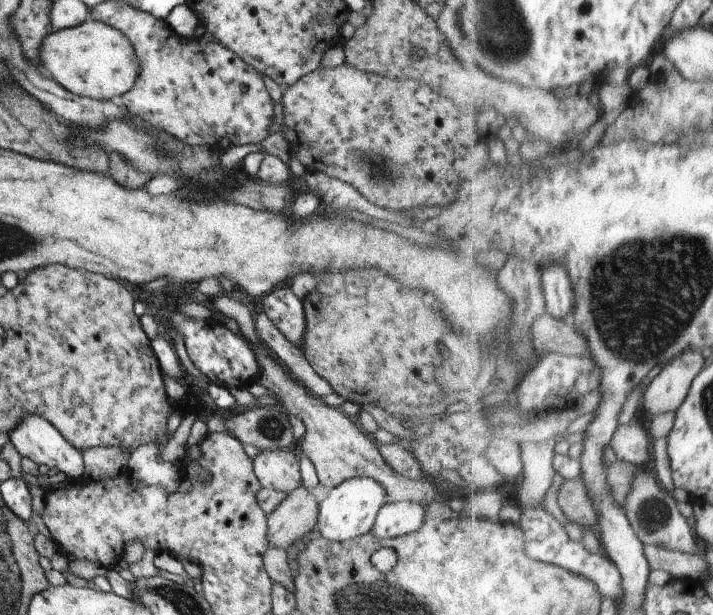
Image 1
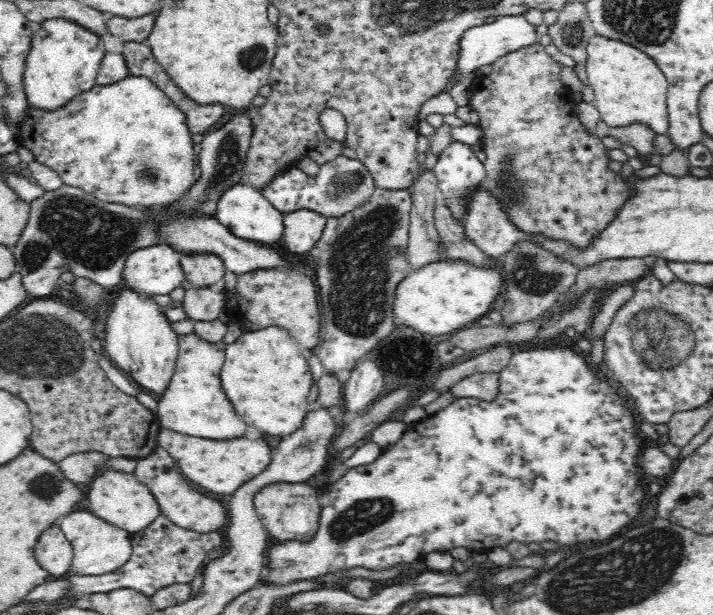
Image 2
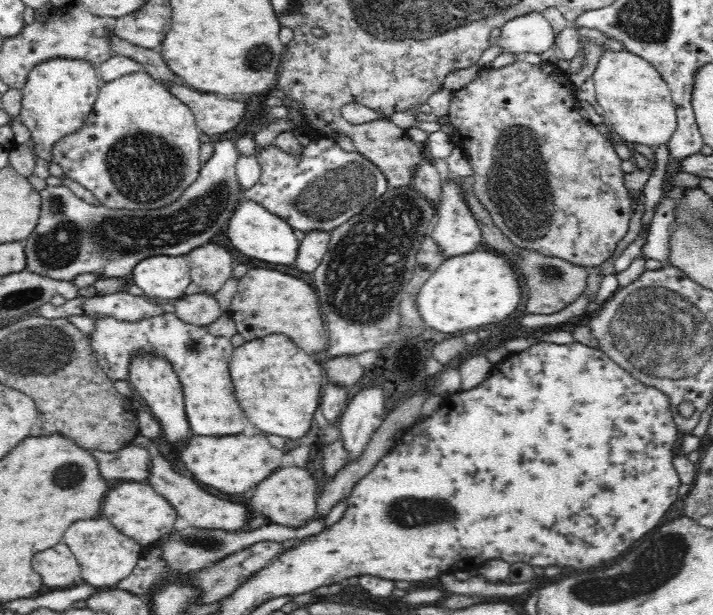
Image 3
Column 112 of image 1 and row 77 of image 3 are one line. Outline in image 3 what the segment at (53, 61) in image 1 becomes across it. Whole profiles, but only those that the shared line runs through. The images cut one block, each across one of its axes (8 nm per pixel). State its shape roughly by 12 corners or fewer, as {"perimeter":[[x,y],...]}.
{"perimeter":[[53,59],[22,89],[36,157],[80,130],[99,93],[92,63]]}

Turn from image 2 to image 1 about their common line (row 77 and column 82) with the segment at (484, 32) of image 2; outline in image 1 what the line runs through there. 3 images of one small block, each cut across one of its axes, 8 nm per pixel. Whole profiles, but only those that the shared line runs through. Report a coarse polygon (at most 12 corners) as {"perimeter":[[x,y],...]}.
{"perimeter":[[26,415],[9,433],[21,457],[70,479],[83,454],[48,420]]}

